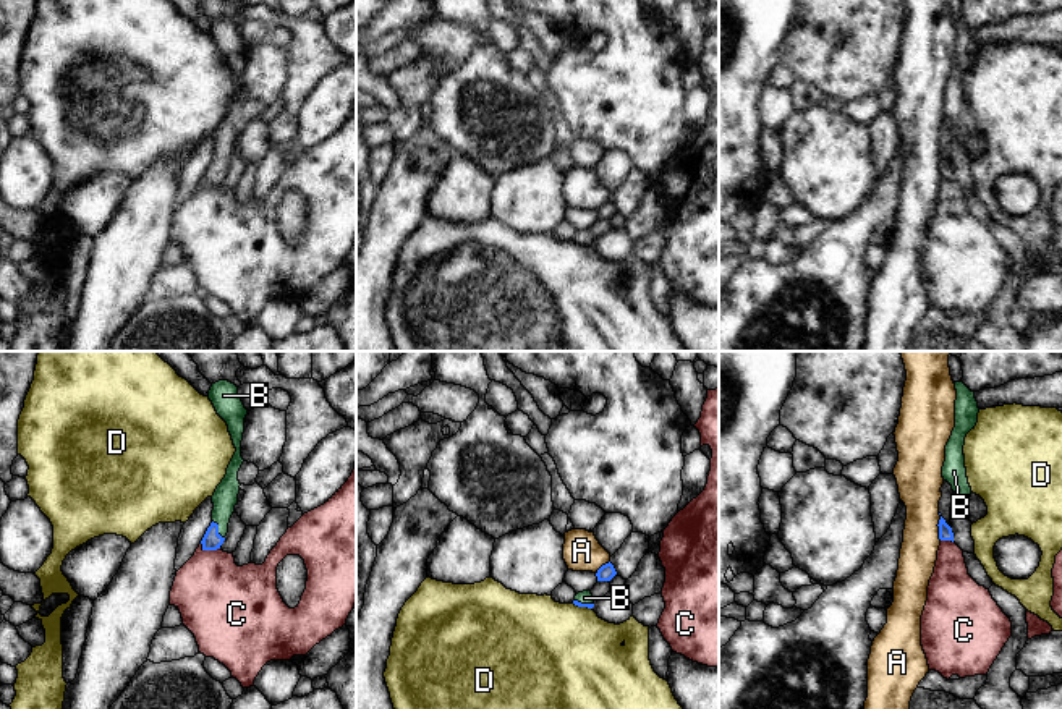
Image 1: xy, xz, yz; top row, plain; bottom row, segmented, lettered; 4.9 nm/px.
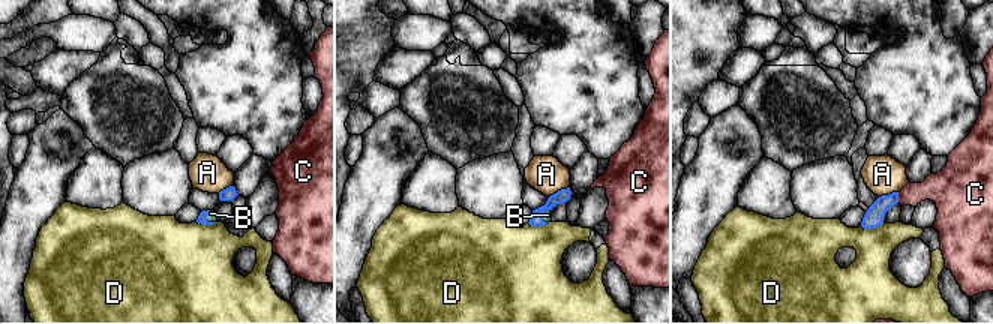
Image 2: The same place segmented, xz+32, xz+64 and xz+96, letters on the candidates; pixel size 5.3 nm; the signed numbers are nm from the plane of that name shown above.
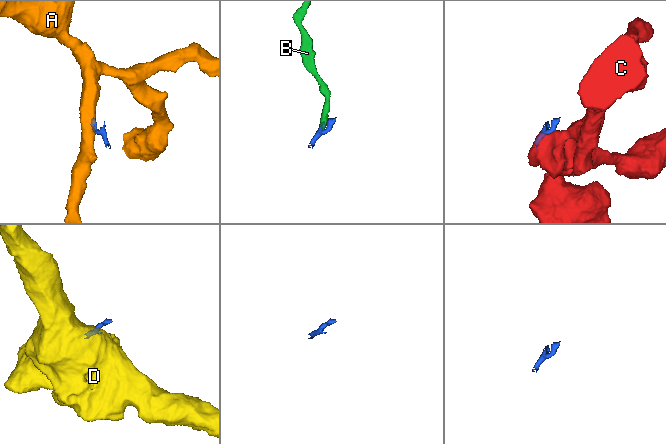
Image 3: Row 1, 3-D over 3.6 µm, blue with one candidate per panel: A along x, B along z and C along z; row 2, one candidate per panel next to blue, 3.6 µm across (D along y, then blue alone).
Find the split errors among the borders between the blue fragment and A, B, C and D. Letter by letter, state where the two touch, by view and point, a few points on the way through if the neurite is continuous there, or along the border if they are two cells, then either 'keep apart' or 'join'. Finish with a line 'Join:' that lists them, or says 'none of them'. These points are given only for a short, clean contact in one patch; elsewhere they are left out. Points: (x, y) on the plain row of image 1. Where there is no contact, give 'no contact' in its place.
A: contact yz (938, 162); border yz (938, 151), (938, 174), (941, 177); keep apart
B: contact xy (217, 167); way xy (211, 178), (217, 167), (225, 135); join
C: contact xy (209, 186); keep apart
D: contact xz (581, 243); border xz (572, 240), (591, 246); keep apart
Join: B

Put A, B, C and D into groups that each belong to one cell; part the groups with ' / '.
A / B / C / D

